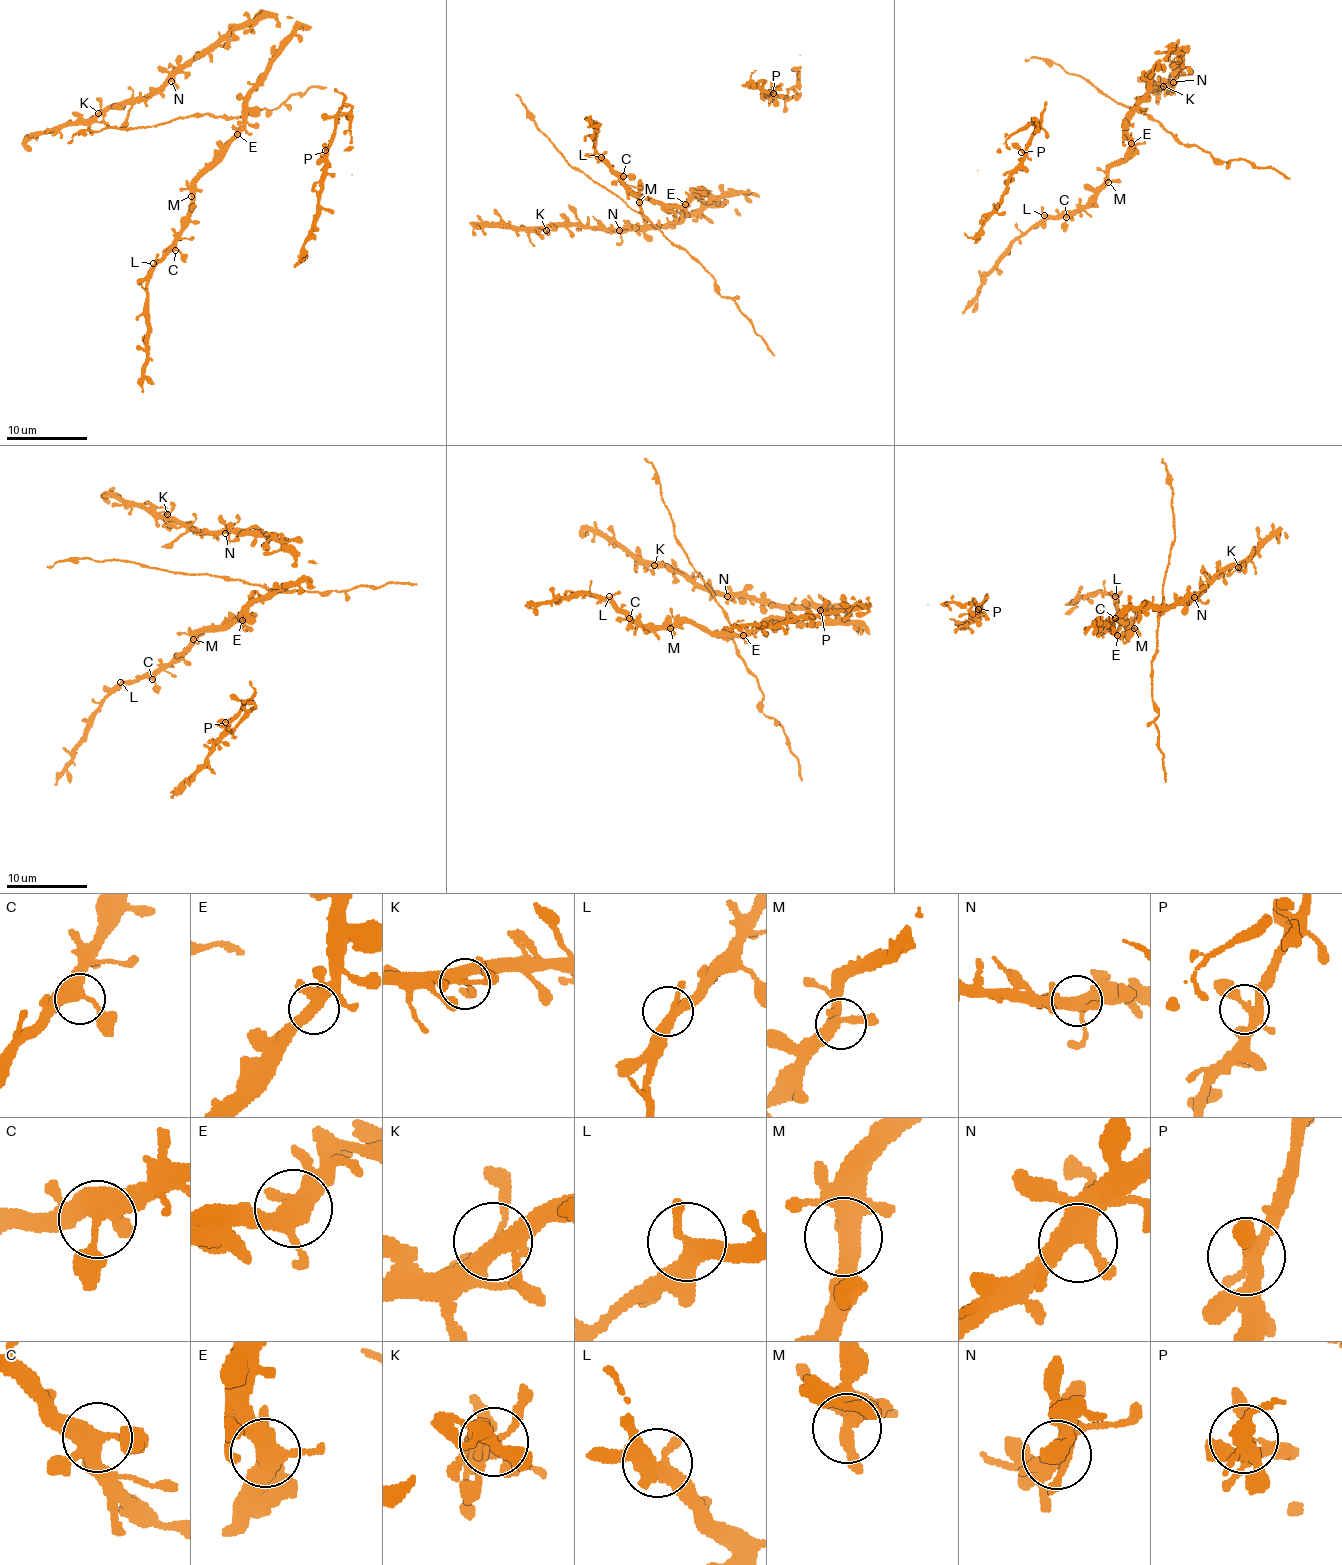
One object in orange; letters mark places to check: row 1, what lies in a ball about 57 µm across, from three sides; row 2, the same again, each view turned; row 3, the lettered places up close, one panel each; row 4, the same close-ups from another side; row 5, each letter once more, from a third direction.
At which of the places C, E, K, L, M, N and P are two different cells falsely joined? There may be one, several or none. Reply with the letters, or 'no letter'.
no letter

